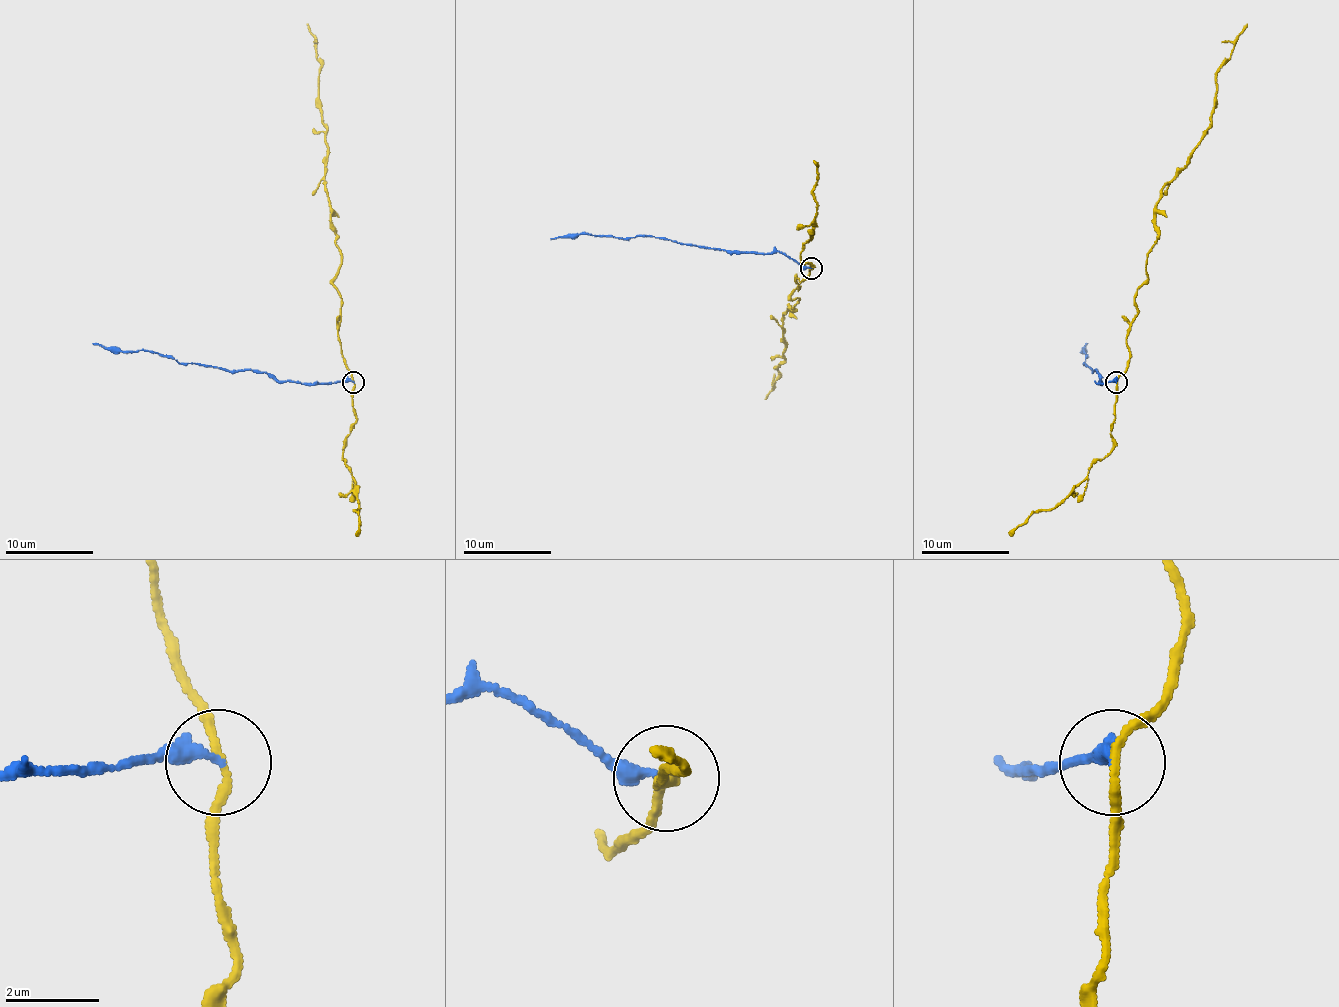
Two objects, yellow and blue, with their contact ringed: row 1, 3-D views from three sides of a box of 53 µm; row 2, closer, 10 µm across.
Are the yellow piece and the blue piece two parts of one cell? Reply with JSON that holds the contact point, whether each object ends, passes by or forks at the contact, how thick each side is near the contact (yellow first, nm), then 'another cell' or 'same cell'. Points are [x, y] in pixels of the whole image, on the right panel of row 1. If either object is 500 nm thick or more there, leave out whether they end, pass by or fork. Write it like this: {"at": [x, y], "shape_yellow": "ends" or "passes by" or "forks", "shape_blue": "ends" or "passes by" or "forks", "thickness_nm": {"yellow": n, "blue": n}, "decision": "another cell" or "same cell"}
{"at": [1116, 382], "shape_yellow": "passes by", "shape_blue": "ends", "thickness_nm": {"yellow": 170, "blue": 280}, "decision": "another cell"}

